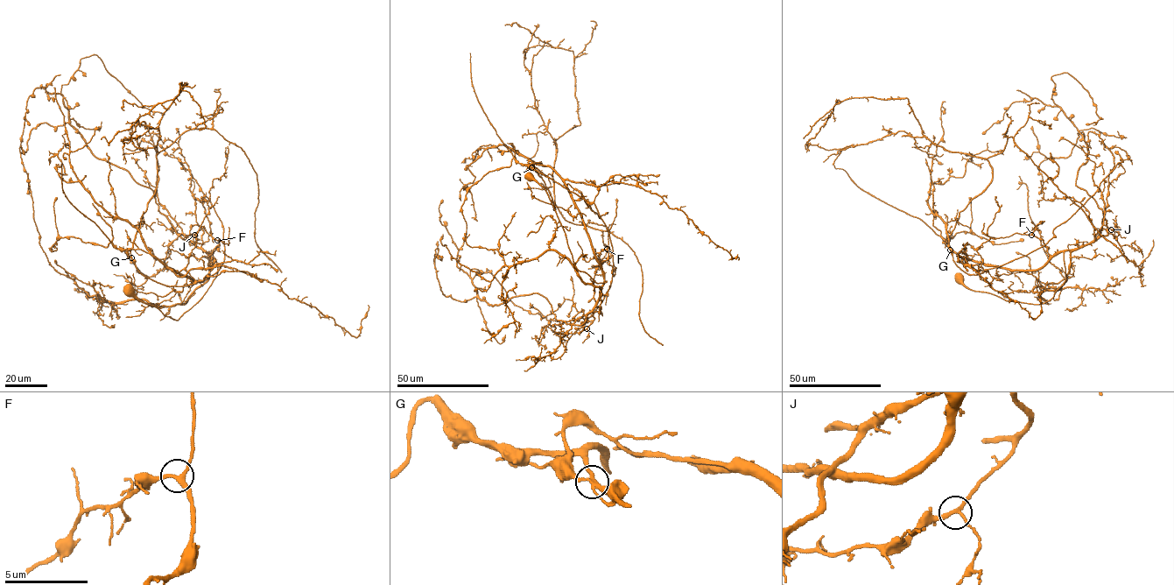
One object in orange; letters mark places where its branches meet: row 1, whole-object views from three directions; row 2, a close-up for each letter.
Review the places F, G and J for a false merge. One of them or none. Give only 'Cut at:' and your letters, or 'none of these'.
Cut at: G

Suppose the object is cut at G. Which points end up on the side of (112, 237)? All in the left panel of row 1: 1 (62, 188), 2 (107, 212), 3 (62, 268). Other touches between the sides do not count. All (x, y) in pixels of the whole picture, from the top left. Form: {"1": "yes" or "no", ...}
{"1": "yes", "2": "no", "3": "no"}

